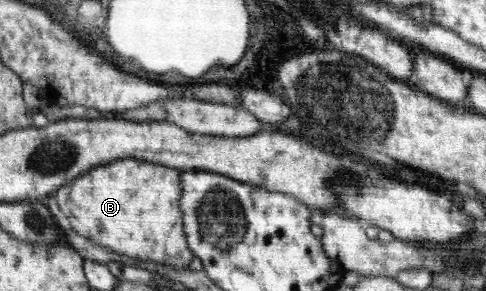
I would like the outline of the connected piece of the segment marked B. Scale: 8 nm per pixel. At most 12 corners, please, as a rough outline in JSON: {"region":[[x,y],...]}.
{"region":[[136,158],[54,195],[72,229],[190,269],[176,168]]}

